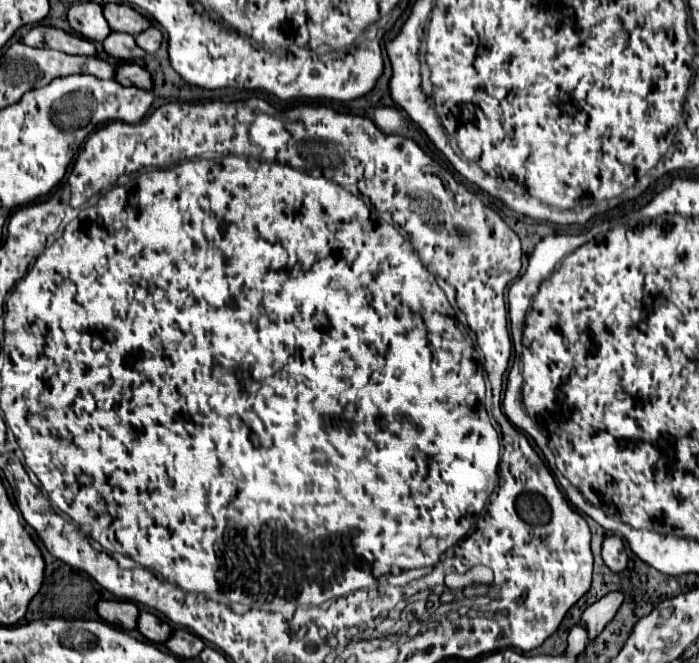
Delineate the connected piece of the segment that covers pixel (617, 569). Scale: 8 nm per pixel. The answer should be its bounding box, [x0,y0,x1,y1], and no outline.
[601,537,627,573]

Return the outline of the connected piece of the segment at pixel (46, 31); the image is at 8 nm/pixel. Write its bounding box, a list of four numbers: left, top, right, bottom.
[21,25,95,57]

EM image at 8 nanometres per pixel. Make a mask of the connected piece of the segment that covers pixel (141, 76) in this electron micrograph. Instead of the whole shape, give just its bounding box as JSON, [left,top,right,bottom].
[115,63,153,91]

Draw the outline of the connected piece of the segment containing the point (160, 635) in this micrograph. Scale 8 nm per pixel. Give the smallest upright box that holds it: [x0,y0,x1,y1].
[137,613,171,643]

